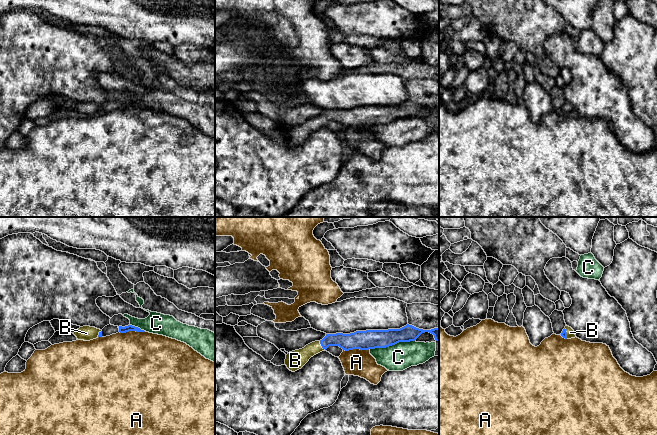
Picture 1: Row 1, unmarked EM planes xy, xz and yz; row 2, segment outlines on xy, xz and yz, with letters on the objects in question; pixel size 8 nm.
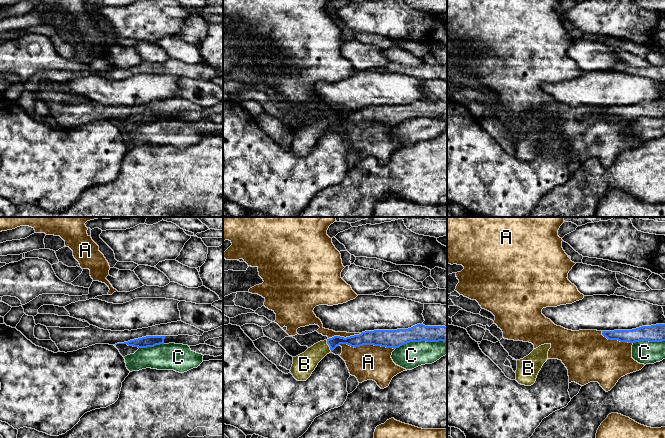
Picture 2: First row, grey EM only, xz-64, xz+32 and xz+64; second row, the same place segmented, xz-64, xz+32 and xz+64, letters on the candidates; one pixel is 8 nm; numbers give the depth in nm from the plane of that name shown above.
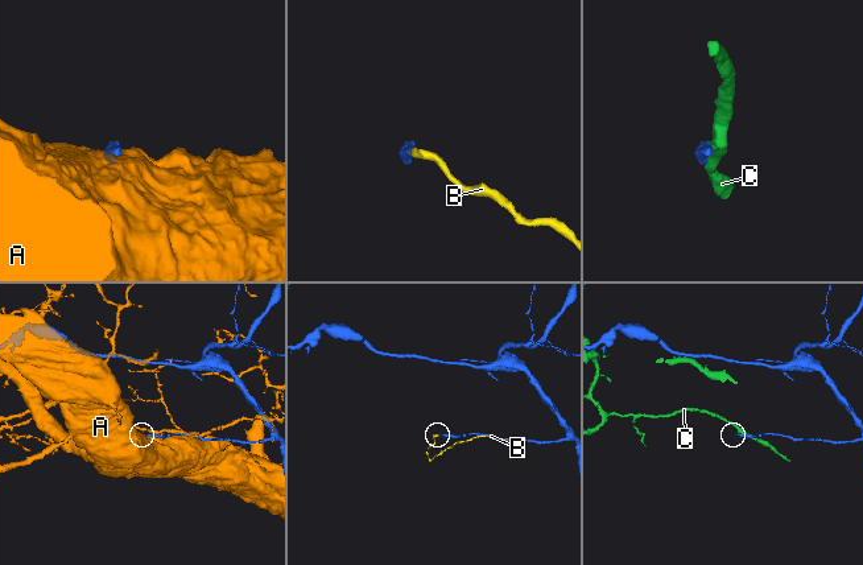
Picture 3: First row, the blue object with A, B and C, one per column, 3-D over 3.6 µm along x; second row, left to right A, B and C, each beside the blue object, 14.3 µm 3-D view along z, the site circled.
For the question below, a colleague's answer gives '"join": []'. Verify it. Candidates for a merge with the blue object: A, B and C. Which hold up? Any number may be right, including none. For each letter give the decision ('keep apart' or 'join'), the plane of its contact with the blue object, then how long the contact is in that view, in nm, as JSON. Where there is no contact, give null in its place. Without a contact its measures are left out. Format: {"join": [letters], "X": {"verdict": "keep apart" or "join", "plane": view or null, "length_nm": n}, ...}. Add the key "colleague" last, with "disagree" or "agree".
{"join": ["B"], "A": {"verdict": "keep apart", "plane": "xz", "length_nm": 220}, "B": {"verdict": "join", "plane": "xz", "length_nm": 90}, "C": {"verdict": "keep apart", "plane": "xz", "length_nm": 360}, "colleague": "disagree"}

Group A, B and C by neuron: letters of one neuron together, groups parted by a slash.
A / B / C

